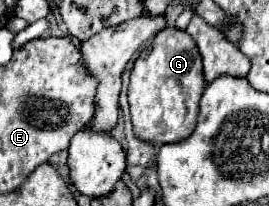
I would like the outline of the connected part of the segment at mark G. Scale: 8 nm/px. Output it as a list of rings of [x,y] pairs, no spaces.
[[[165,27],[153,37],[131,69],[129,83],[129,107],[133,133],[141,141],[153,145],[165,145],[185,139],[199,115],[199,99],[205,89],[201,55],[187,31]]]

